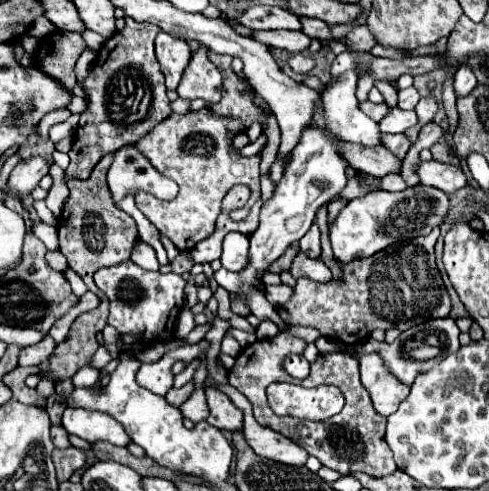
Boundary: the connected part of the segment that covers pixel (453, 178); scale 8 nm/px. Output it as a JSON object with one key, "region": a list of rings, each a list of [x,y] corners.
{"region":[[[434,159],[420,163],[418,177],[420,177],[420,183],[438,187],[446,193],[456,193],[458,189],[462,189],[466,185],[466,175],[460,167],[456,167],[452,163],[440,163]]]}

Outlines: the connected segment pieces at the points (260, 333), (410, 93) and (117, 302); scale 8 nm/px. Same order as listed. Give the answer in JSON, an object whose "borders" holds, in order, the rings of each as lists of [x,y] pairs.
{"borders":[[[[270,319],[260,321],[260,325],[256,327],[256,337],[258,337],[258,339],[268,339],[268,337],[274,337],[276,333],[280,333],[280,329],[278,329],[278,325],[276,325],[274,321],[270,321]]],[[[408,87],[408,89],[404,89],[404,91],[398,93],[398,107],[400,109],[414,109],[416,103],[418,103],[418,99],[420,99],[418,91],[414,87]]],[[[122,261],[114,267],[104,267],[94,273],[94,281],[100,291],[110,299],[108,325],[120,331],[120,335],[134,335],[148,347],[168,343],[174,337],[176,315],[184,305],[186,281],[178,273],[146,271],[132,261]]]]}

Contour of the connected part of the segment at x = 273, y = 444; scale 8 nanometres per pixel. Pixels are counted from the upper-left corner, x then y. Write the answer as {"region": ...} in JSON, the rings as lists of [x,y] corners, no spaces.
{"region":[[[216,385],[216,387],[226,391],[232,397],[232,401],[244,411],[244,435],[246,435],[246,441],[250,443],[250,447],[254,449],[254,453],[258,453],[260,457],[266,457],[270,461],[284,463],[284,465],[300,467],[306,463],[308,453],[298,443],[294,443],[292,439],[288,439],[280,433],[274,433],[268,427],[262,427],[254,419],[252,405],[240,391],[236,391],[230,385]]]}

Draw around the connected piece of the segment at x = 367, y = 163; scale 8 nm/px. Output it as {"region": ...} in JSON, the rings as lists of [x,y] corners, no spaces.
{"region":[[[338,141],[342,157],[354,167],[356,171],[364,171],[376,177],[384,177],[386,173],[400,173],[402,163],[382,145],[376,147],[364,147],[364,145],[352,145],[346,141]]]}

